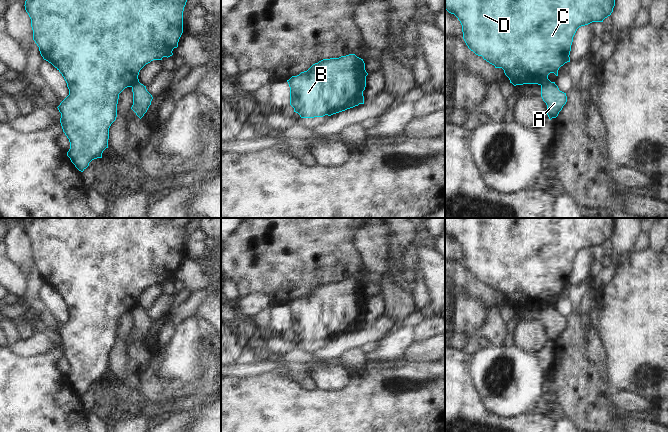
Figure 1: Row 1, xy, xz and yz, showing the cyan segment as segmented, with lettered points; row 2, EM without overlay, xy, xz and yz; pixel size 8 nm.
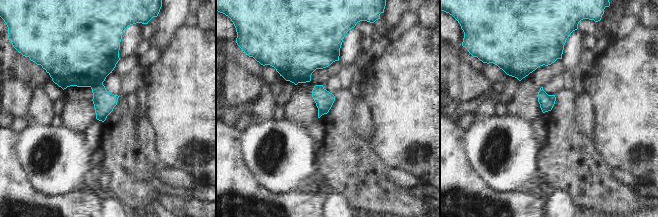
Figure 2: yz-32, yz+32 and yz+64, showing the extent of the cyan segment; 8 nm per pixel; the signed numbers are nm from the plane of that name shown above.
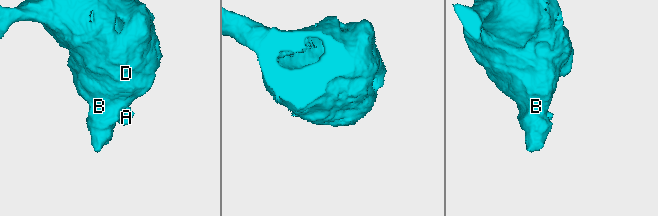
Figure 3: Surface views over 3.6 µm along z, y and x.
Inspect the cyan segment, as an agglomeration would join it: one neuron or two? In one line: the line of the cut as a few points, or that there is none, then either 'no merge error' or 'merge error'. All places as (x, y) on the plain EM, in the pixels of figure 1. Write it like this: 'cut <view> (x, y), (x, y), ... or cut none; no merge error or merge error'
cut yz (550, 305), (541, 309); merge error

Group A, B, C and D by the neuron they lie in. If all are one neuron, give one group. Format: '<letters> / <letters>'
A / B C D

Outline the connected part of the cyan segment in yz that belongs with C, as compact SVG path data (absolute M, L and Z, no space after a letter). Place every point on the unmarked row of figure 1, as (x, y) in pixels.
M445 218L445 234L454 238L462 249L463 263L468 272L476 279L482 280L484 284L494 289L495 292L502 292L510 307L514 310L523 308L542 309L551 306L548 303L550 297L558 300L558 294L565 287L570 286L570 275L573 261L577 253L592 246L603 246L611 239L615 230L613 218Z

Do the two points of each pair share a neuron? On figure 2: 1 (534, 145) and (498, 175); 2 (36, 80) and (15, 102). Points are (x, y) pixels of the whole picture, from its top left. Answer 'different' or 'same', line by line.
1: same
2: different

